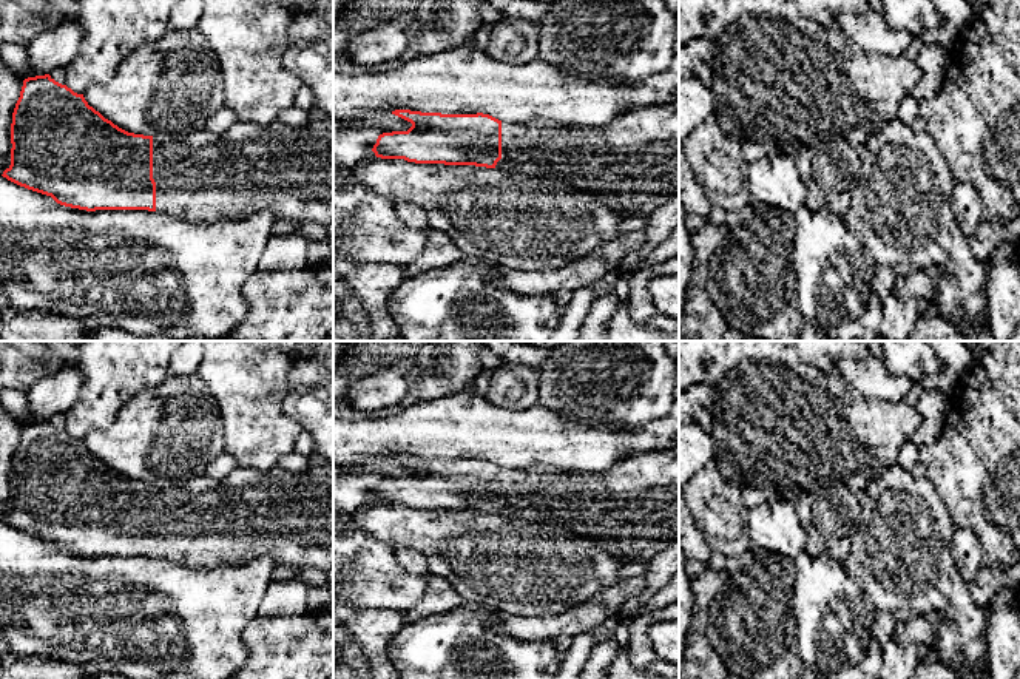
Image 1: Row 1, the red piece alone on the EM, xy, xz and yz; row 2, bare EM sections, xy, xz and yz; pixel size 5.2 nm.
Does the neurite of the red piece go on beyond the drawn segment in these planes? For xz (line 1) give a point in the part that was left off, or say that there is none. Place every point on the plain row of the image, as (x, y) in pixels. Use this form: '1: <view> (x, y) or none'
1: xz (631, 510)

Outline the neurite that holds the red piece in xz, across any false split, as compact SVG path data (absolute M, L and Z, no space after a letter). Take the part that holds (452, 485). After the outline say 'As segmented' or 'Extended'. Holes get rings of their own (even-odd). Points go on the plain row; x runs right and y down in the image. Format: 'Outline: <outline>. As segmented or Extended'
Outline: M679 444L665 451L633 454L599 472L546 464L512 469L483 458L395 455L392 460L412 472L378 481L372 497L381 505L475 511L565 526L594 539L620 563L650 562L660 551L679 543Z. Extended

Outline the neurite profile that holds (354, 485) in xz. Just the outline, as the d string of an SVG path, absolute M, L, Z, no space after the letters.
M392 458L333 464L333 515L353 514L363 506L375 505L372 494L380 480L407 477L410 472L410 468Z

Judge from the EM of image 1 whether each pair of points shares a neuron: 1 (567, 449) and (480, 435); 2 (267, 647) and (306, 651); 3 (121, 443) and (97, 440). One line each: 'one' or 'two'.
1: one
2: one
3: one

